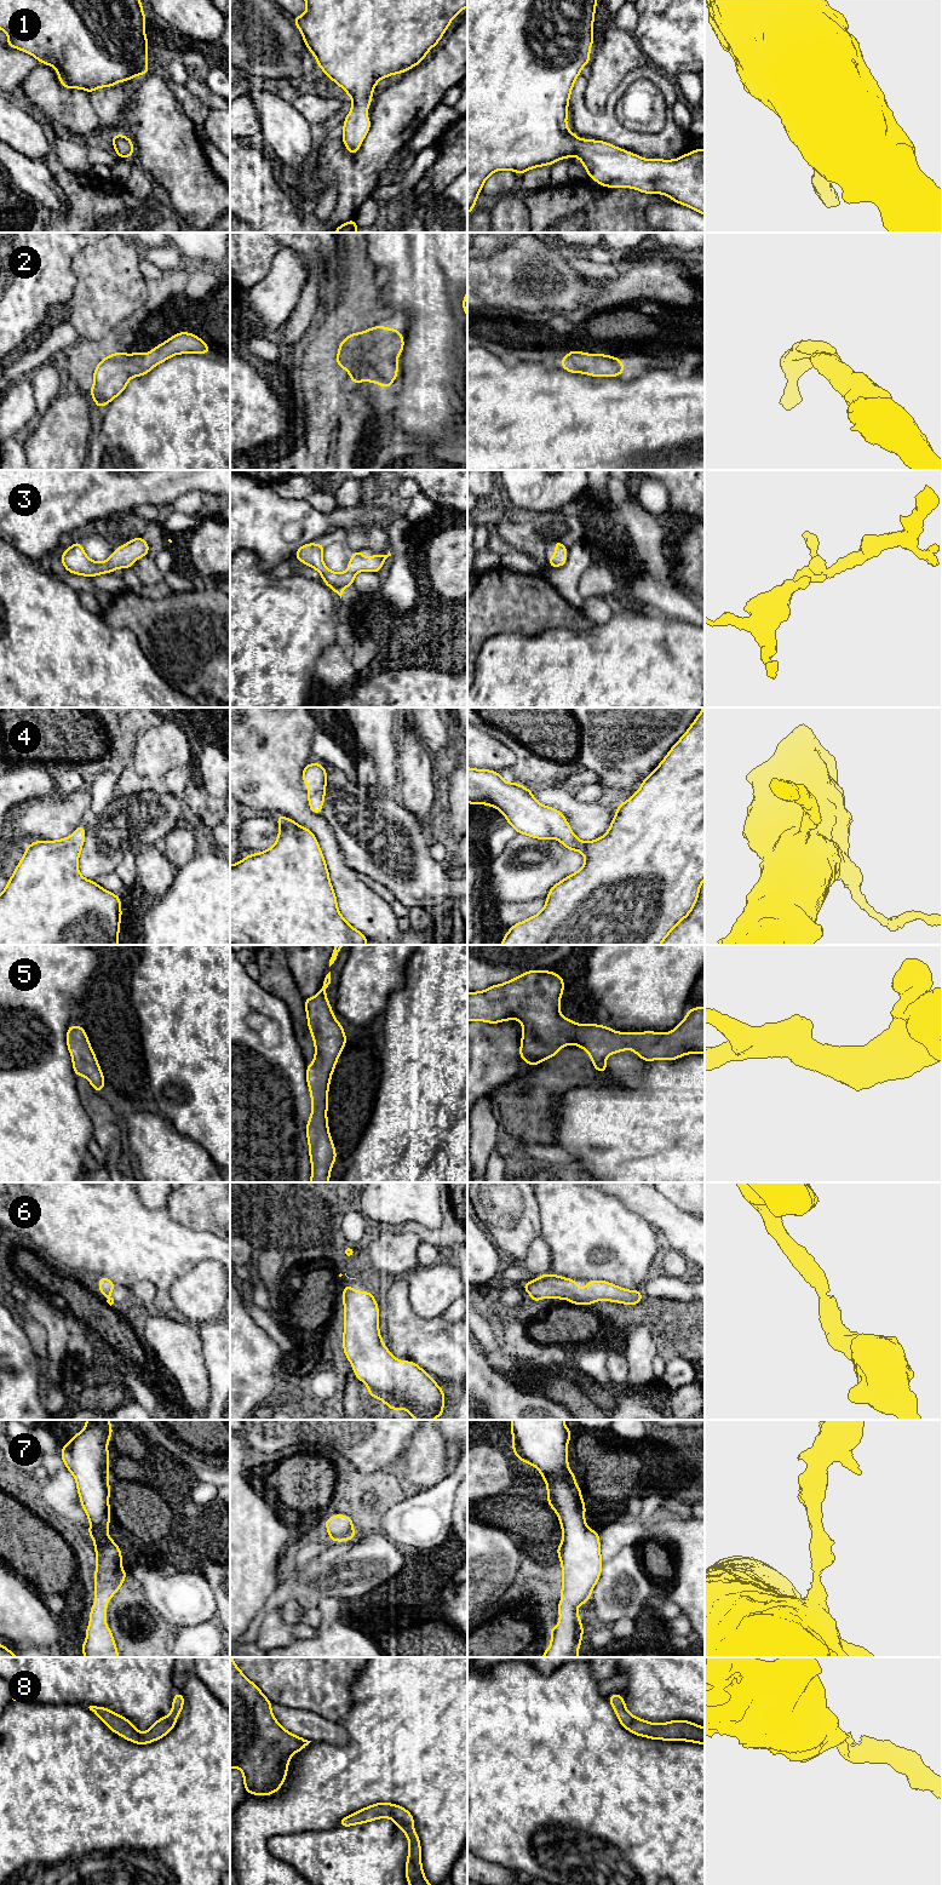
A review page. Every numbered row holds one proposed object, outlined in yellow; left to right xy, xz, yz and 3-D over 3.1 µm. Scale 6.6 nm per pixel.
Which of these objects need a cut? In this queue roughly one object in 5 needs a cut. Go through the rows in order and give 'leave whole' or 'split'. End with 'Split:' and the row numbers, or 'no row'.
1: leave whole
2: leave whole
3: leave whole
4: leave whole
5: leave whole
6: leave whole
7: leave whole
8: leave whole
Split: no row

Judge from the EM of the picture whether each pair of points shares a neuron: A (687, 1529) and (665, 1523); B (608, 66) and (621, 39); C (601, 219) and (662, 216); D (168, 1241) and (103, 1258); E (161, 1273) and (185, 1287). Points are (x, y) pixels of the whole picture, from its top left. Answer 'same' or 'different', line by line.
A: same
B: same
C: different
D: same
E: different

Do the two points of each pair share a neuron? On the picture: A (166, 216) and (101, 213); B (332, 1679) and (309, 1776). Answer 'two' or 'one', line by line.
A: one
B: two

